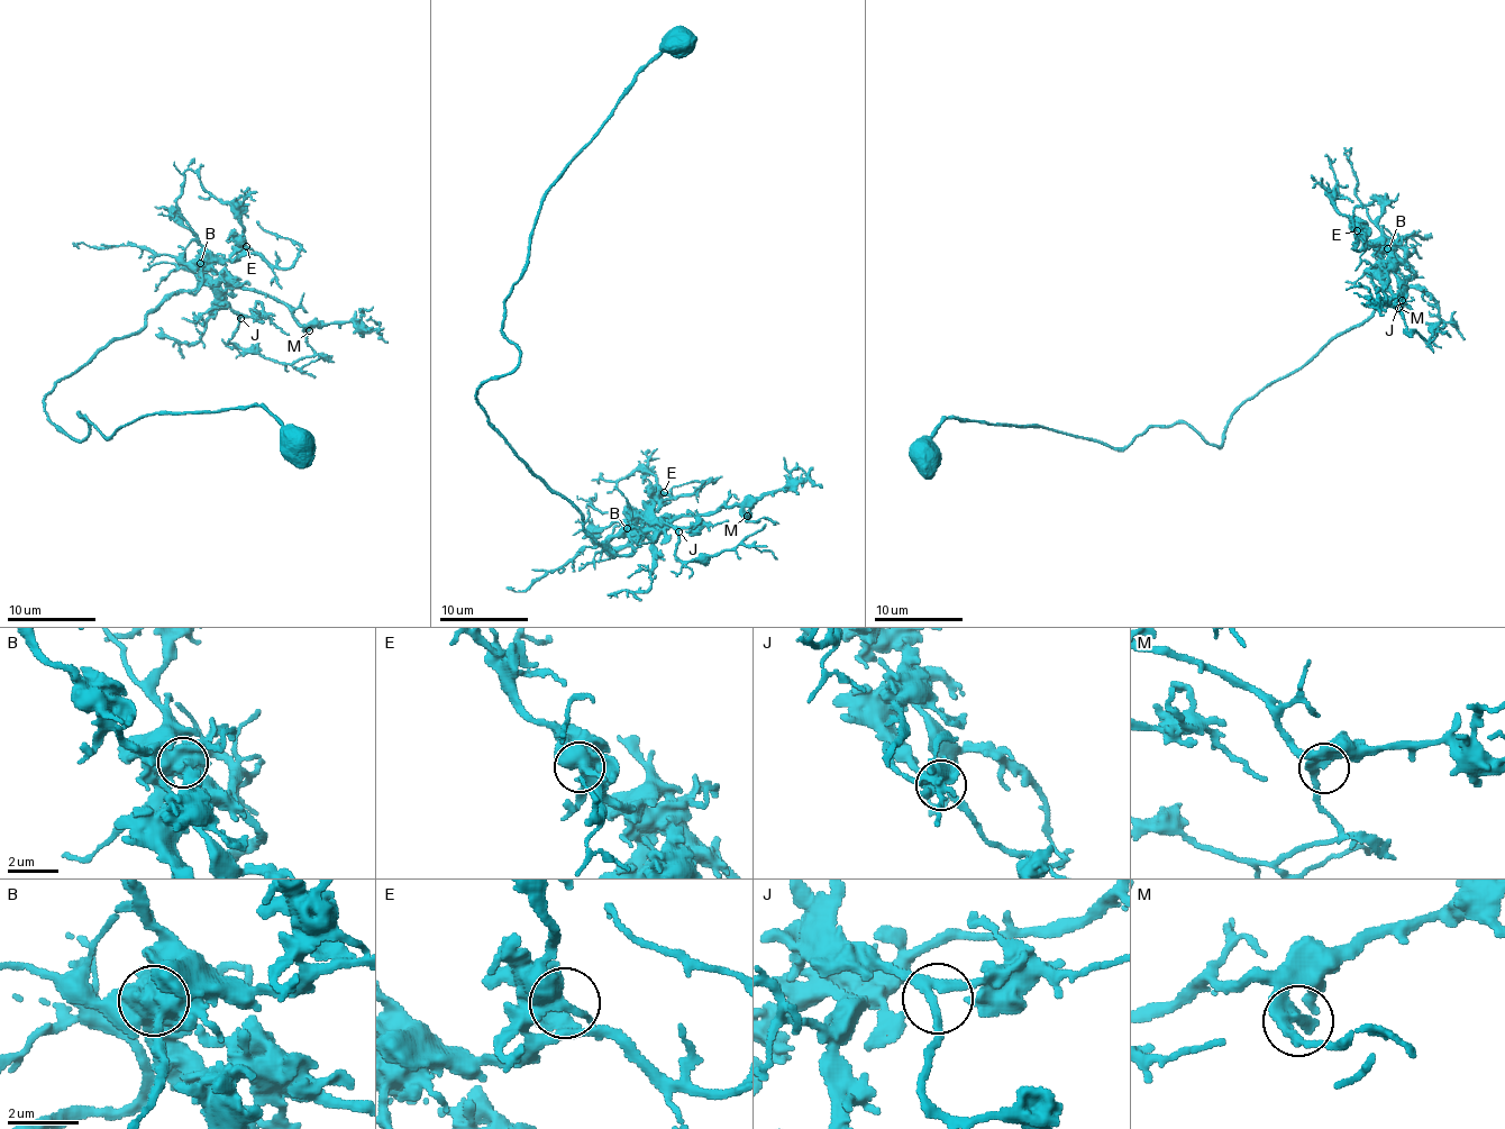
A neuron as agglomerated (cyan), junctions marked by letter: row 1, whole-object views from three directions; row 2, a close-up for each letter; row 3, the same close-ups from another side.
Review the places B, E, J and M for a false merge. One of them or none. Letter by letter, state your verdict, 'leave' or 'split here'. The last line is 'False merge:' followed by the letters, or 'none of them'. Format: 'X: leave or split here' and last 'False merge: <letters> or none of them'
B: leave
E: leave
J: leave
M: leave
False merge: none of them

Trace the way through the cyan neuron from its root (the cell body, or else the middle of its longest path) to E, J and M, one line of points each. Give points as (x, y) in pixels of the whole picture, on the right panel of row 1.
E: (923, 455), (948, 418), (1114, 448), (1187, 424), (1219, 446), (1249, 399), (1415, 276), (1357, 230)
J: (923, 455), (948, 418), (1114, 448), (1187, 424), (1219, 446), (1249, 399), (1415, 276), (1397, 264), (1402, 300)
M: (923, 455), (948, 418), (1114, 448), (1187, 424), (1219, 446), (1406, 264), (1385, 272), (1398, 308)

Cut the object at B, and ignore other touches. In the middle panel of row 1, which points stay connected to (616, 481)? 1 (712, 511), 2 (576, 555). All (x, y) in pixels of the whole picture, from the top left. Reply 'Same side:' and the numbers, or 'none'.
Same side: none

